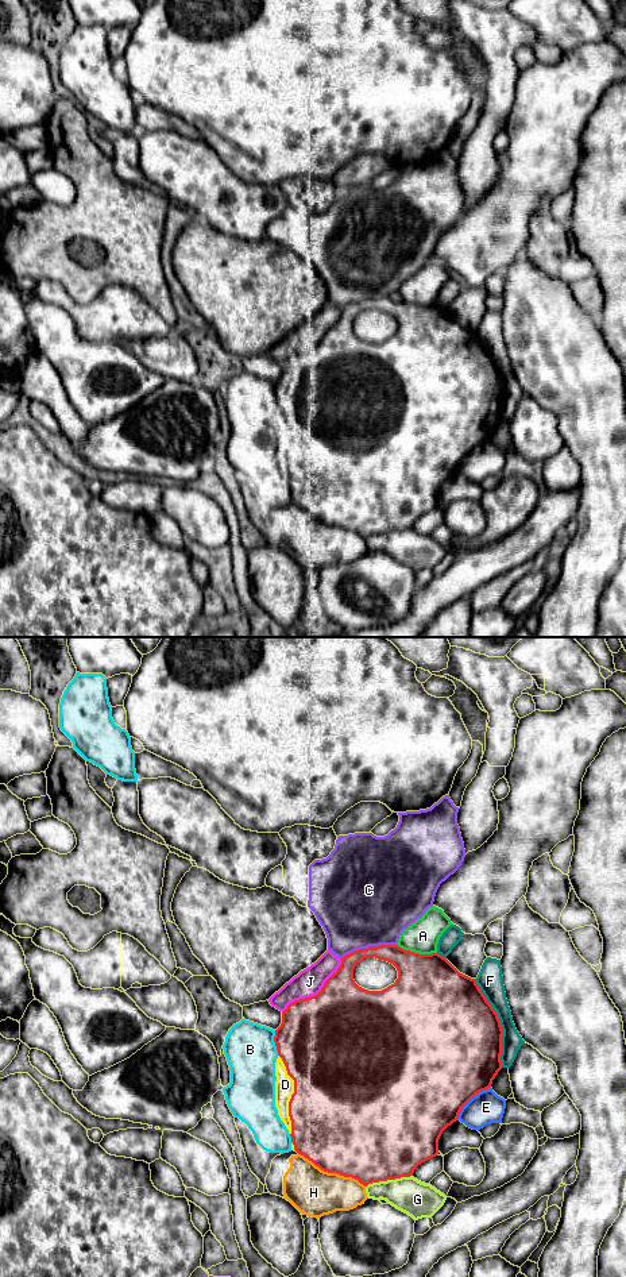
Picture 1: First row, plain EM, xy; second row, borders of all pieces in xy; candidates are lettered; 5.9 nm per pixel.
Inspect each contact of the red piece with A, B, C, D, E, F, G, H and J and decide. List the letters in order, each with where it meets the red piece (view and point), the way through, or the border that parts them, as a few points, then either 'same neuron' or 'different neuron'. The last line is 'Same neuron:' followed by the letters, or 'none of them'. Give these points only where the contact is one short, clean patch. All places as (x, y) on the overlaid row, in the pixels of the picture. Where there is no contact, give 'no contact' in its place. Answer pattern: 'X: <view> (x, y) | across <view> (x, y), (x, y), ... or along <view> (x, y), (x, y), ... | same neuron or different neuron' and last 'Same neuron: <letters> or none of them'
A: xy (417, 953) | along xy (397, 944), (420, 953), (436, 953) | different neuron
B: xy (274, 1041) | different neuron
C: xy (370, 946) | different neuron
D: xy (292, 1095) | different neuron
E: xy (470, 1099) | different neuron
F: xy (499, 1023) | different neuron
G: xy (389, 1179) | different neuron
H: xy (332, 1172) | different neuron
J: xy (317, 994) | different neuron
Same neuron: none of them

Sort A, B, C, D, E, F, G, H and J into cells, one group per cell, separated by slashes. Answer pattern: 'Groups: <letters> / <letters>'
Groups: A / B D / C / E / F G / H / J

